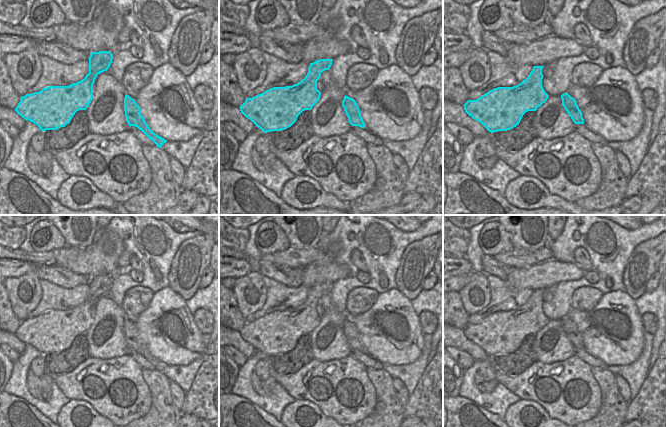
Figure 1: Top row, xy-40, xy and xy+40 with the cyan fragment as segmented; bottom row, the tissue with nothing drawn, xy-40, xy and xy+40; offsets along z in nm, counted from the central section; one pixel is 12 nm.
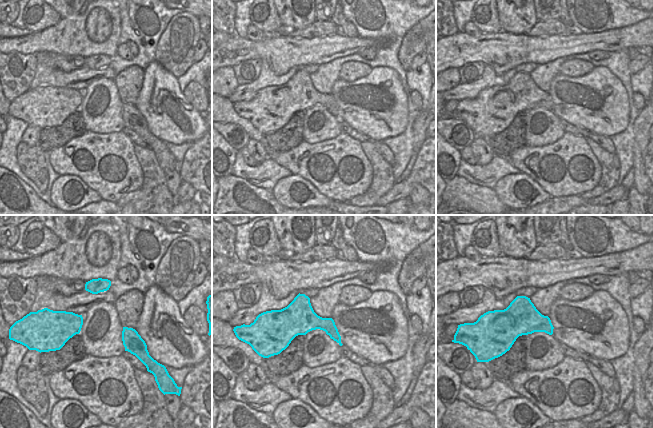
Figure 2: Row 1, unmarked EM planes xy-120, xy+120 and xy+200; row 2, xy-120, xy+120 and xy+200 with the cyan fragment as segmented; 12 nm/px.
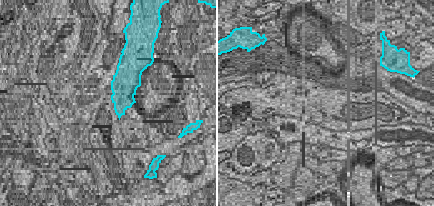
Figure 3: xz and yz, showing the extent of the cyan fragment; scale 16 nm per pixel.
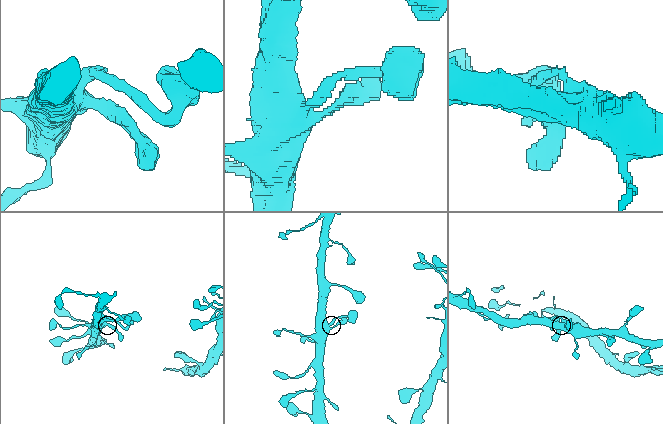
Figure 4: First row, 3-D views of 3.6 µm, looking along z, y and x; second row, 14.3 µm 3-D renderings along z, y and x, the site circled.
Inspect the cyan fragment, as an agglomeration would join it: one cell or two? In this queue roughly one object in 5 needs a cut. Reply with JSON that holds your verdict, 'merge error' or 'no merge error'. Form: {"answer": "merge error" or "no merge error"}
{"answer": "no merge error"}

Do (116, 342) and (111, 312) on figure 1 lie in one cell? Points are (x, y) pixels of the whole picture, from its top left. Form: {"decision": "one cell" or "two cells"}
{"decision": "one cell"}

